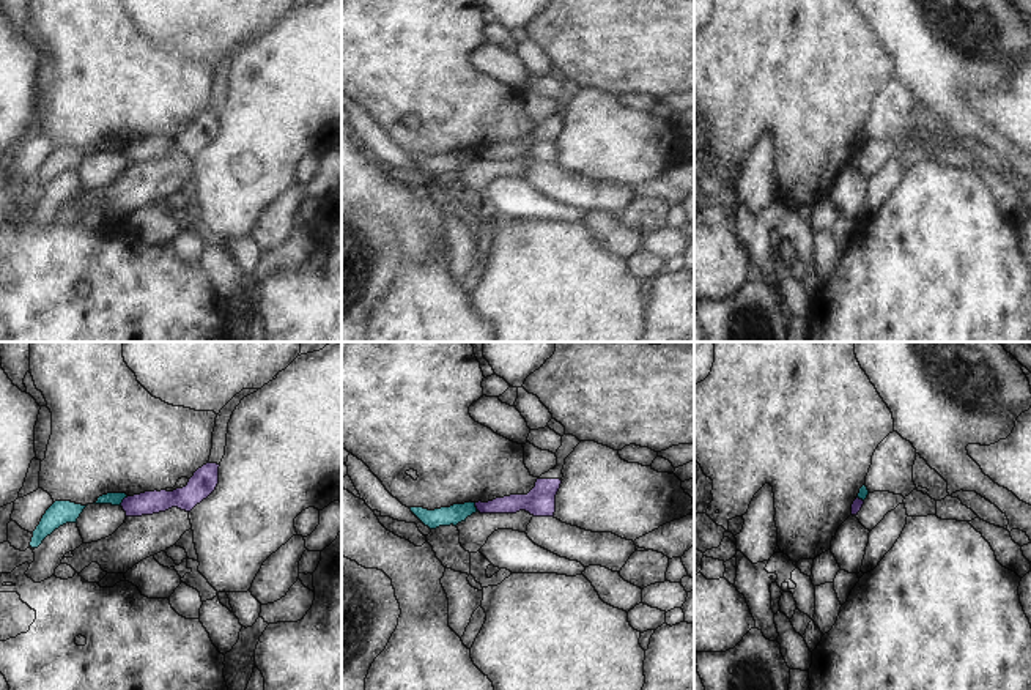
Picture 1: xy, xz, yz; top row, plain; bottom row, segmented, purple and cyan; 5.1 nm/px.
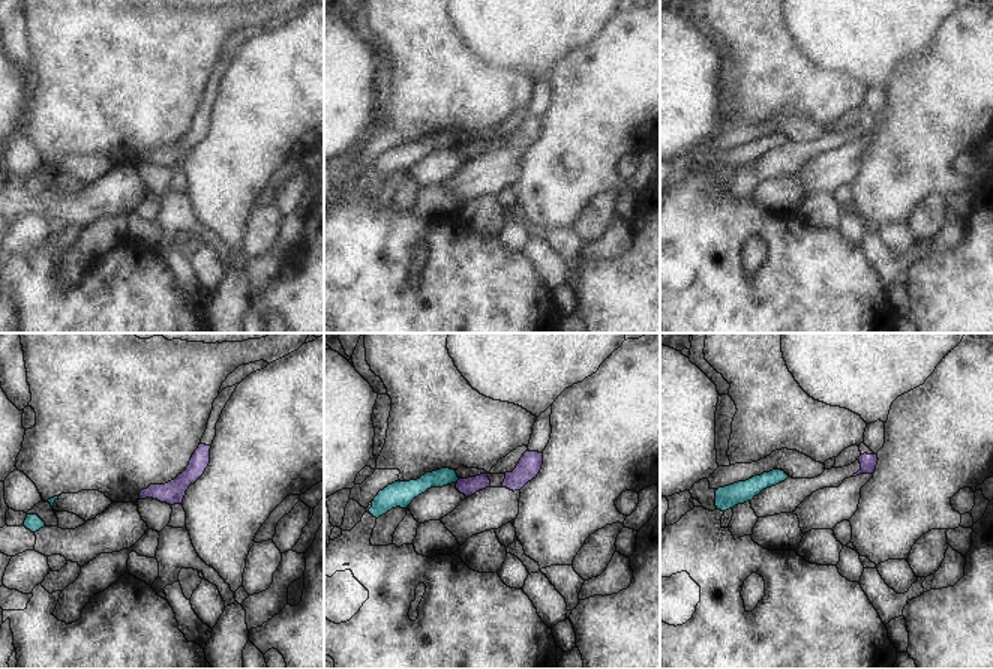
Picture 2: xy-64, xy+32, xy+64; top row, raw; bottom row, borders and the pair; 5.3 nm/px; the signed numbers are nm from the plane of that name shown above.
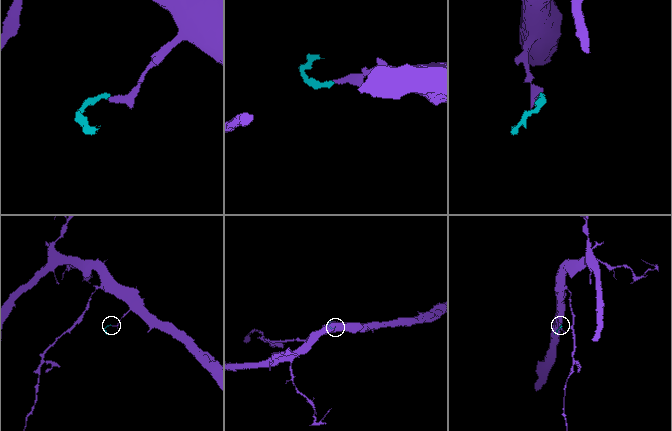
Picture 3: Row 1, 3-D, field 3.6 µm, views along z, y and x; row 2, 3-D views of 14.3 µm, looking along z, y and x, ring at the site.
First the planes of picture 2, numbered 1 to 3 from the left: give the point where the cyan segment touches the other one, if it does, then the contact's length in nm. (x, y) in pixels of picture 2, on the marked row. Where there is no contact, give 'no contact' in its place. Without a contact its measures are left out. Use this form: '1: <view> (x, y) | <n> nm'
1: no contact
2: no contact
3: no contact

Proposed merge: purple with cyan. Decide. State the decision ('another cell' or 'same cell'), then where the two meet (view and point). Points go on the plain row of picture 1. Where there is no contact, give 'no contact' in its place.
another cell | xy (123, 147)

